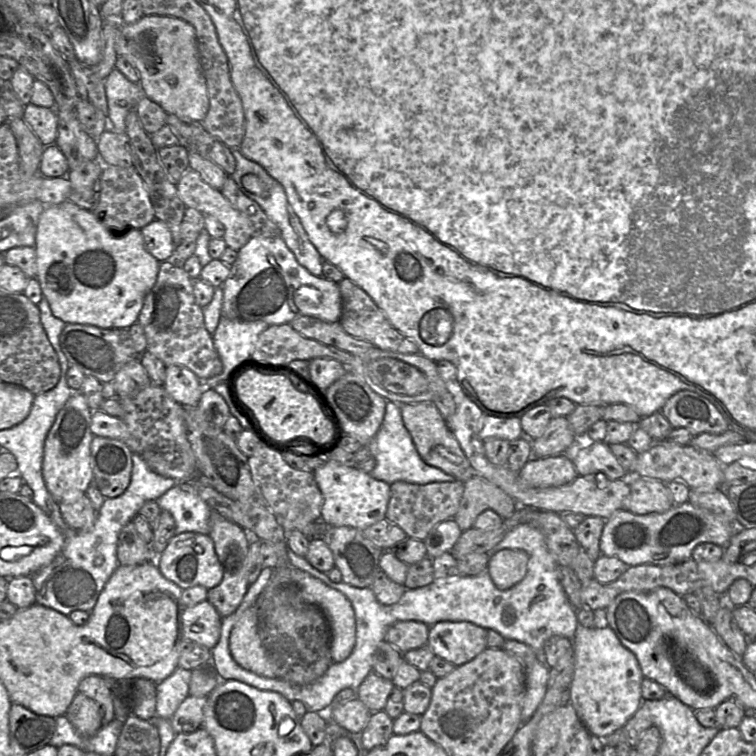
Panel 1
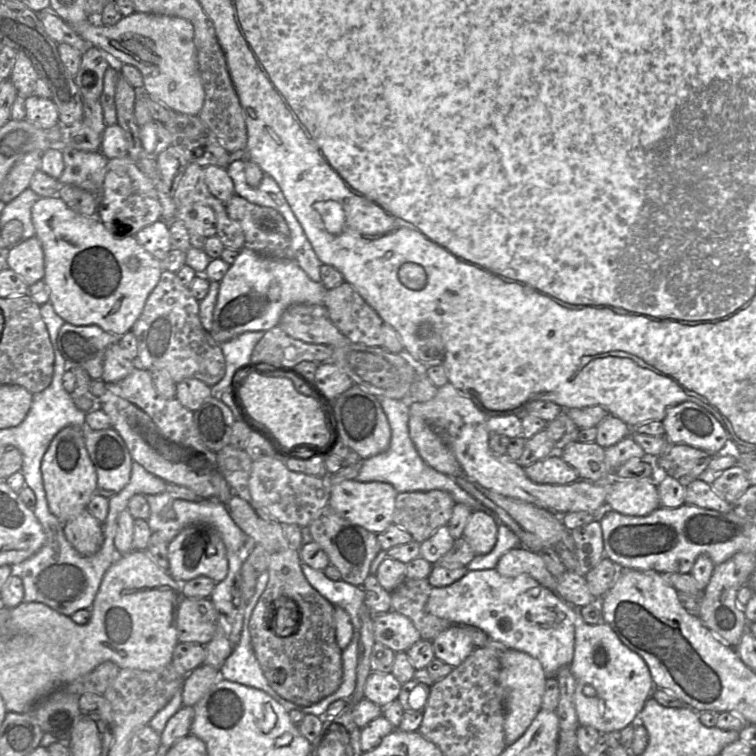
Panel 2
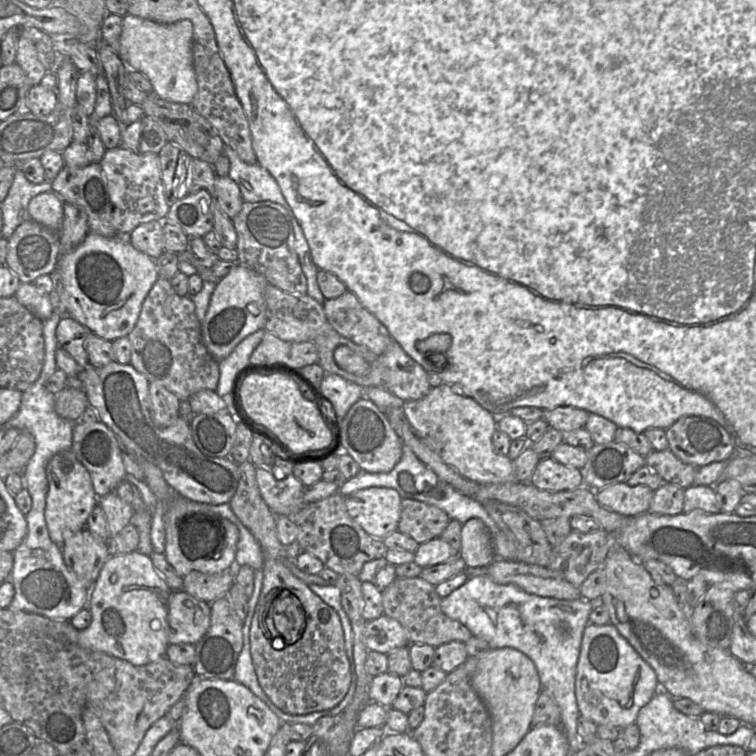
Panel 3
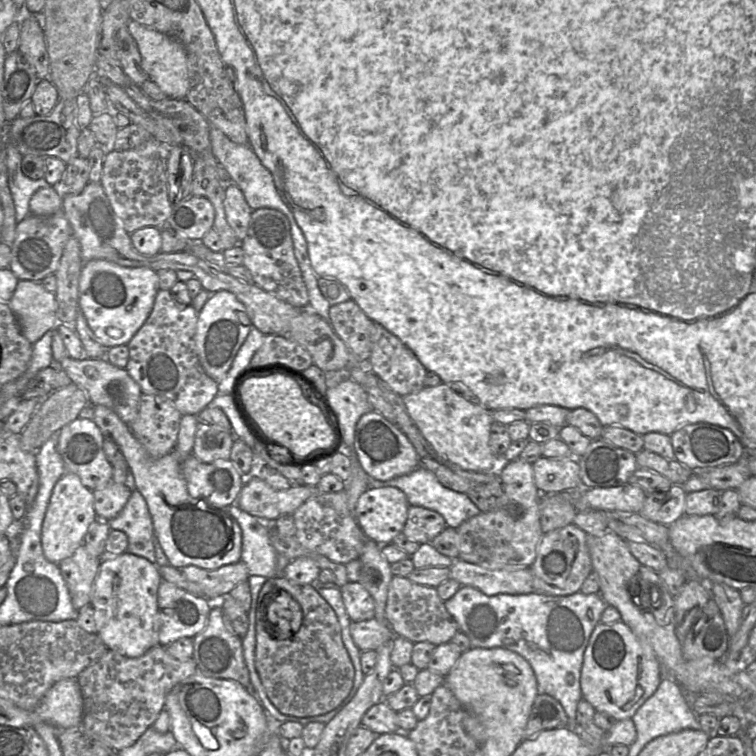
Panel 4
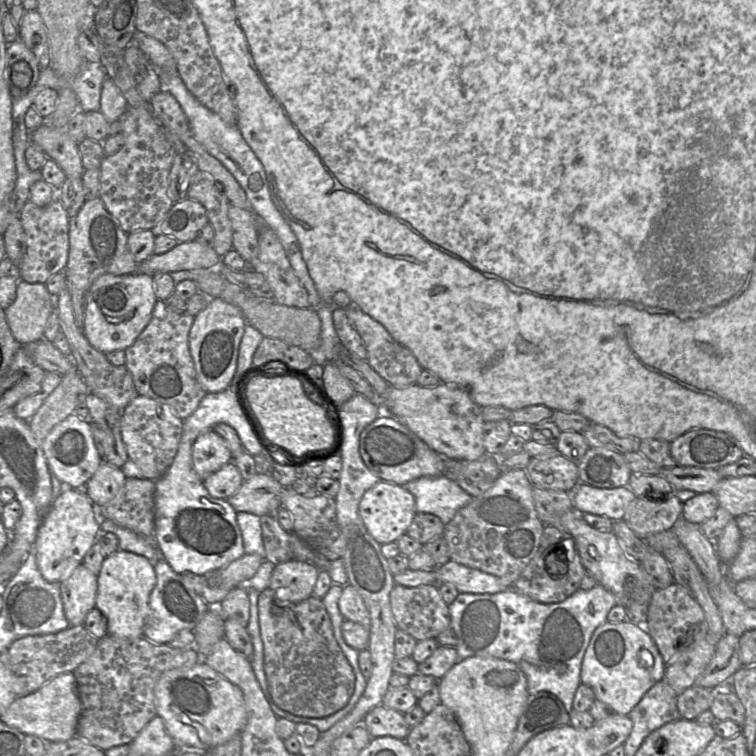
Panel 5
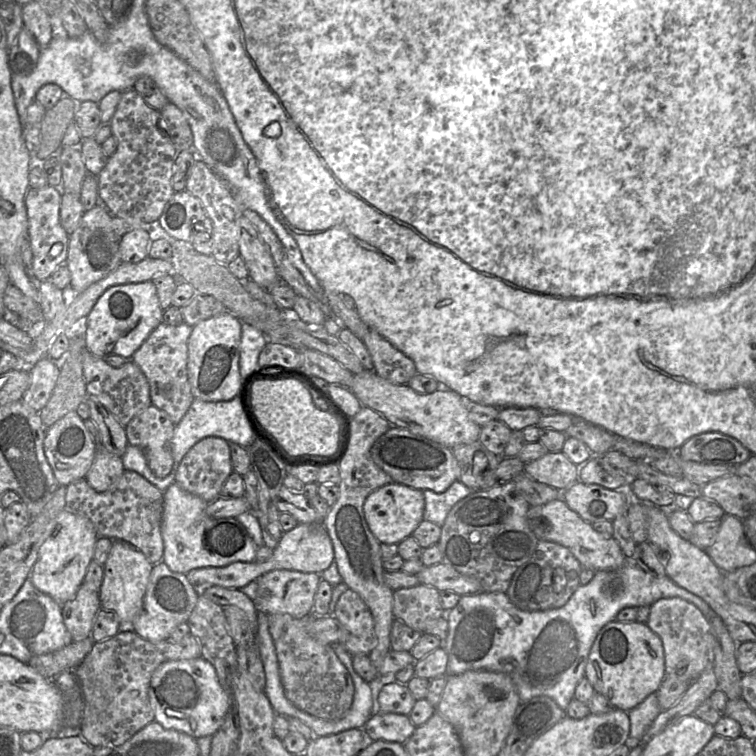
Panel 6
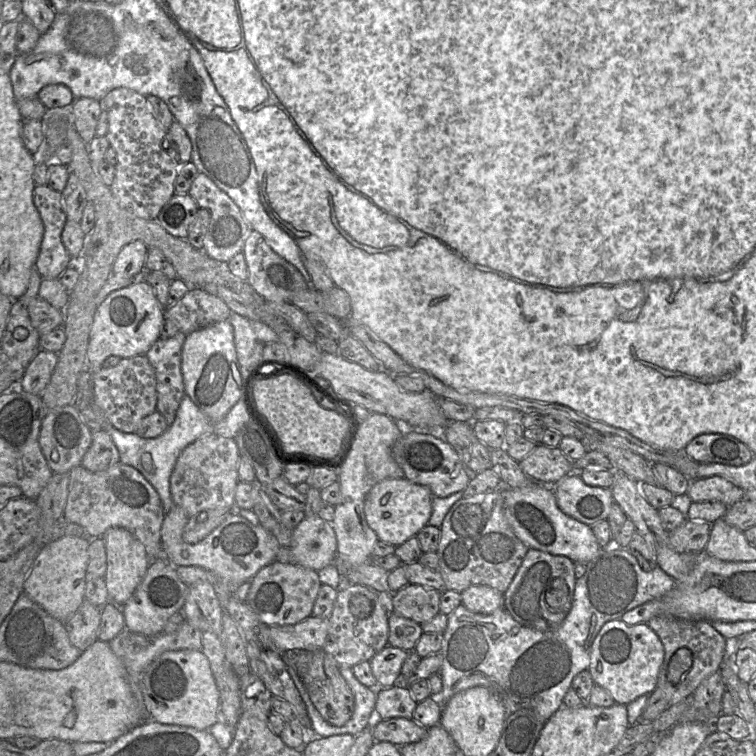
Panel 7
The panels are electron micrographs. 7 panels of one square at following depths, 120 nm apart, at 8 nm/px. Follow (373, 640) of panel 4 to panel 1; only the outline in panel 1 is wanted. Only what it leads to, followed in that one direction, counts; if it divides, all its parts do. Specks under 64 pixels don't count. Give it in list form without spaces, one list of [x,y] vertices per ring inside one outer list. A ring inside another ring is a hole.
[[[400,621],[389,627],[384,641],[402,654],[427,645],[430,626],[418,621]]]

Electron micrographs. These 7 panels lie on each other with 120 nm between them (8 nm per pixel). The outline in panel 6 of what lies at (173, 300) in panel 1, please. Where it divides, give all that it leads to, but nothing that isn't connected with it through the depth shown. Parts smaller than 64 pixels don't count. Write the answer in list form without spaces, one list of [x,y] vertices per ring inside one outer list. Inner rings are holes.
[[[185,322],[177,326],[161,323],[133,354],[135,362],[146,376],[151,403],[168,414],[177,425],[194,400],[188,380],[188,340],[193,326]]]

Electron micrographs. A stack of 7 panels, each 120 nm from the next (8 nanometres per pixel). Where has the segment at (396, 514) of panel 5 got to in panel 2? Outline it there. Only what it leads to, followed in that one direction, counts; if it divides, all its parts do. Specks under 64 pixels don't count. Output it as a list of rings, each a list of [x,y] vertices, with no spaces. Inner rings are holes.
[[[344,480],[329,486],[328,507],[341,517],[364,529],[379,534],[392,524],[398,492],[389,483]]]

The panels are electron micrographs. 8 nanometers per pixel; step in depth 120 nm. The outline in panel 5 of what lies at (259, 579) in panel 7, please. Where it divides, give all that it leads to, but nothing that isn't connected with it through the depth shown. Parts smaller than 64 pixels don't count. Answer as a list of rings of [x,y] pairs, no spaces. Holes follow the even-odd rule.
[[[289,560],[280,563],[273,569],[269,588],[280,600],[302,602],[314,595],[319,571],[311,562]]]

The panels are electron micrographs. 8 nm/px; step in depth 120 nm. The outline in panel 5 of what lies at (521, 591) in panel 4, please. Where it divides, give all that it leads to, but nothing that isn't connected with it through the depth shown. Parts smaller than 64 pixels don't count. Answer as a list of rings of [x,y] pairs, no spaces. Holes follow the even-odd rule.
[[[449,560],[445,564],[435,568],[436,579],[438,584],[452,584],[459,593],[472,593],[472,594],[495,594],[505,591],[510,588],[506,588],[505,584],[500,578],[482,572],[478,569],[470,568]]]

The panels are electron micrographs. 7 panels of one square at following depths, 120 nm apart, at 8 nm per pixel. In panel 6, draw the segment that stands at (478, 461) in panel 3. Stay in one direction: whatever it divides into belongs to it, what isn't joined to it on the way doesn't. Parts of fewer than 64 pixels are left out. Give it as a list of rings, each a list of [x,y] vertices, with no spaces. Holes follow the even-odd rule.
[[[374,371],[354,374],[349,389],[363,406],[371,408],[389,421],[391,426],[405,428],[448,448],[479,440],[480,427],[468,415],[468,402],[455,391],[439,386],[430,393],[418,393],[408,384],[394,384]]]

